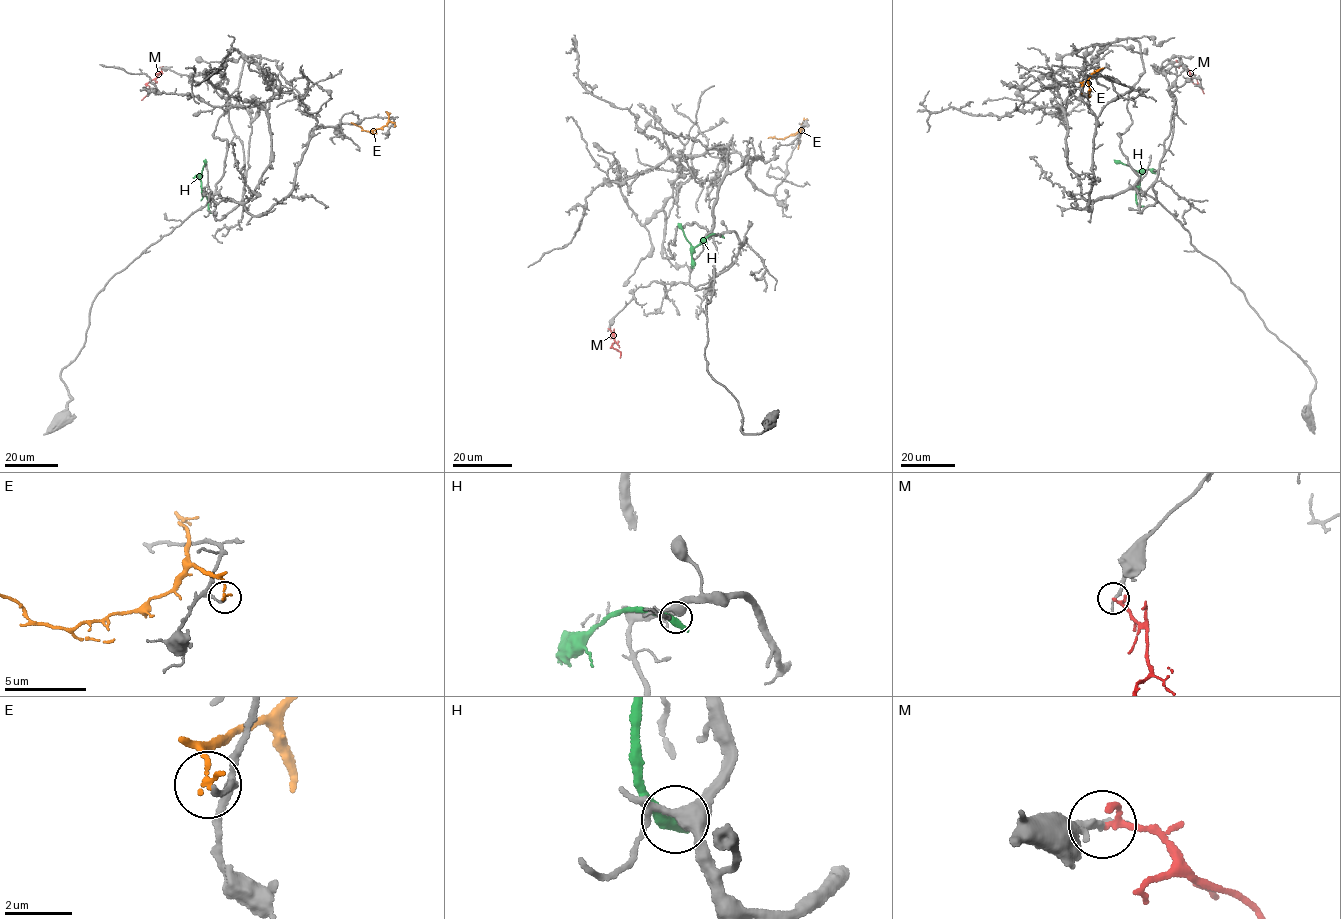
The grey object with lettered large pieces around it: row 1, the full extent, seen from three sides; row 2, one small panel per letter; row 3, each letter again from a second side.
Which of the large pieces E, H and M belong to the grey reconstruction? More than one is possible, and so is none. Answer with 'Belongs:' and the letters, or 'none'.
Belongs: none

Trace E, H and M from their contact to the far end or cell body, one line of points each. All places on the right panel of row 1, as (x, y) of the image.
E: (1082, 86), (1087, 81), (1089, 90), (1088, 97), (1081, 93)
H: (1140, 206), (1136, 194), (1140, 174), (1114, 159)
M: (1175, 62), (1188, 69), (1193, 83), (1203, 93)

